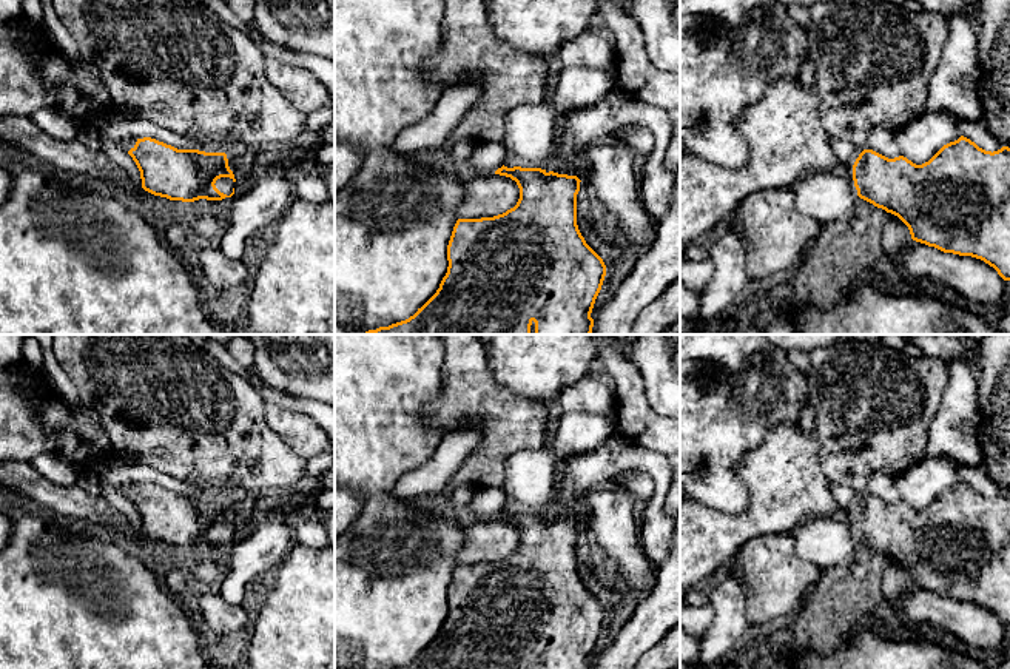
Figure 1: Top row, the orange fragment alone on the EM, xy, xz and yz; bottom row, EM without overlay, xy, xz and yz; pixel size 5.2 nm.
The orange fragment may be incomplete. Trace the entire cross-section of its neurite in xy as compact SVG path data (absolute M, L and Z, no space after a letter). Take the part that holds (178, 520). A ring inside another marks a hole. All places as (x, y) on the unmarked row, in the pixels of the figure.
M143 482L137 484L128 499L140 516L142 533L154 541L194 547L199 544L222 546L234 540L234 533L227 541L214 530L221 523L236 527L225 498L177 495Z

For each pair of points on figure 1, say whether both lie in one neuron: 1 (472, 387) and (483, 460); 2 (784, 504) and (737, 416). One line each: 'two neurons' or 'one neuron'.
1: one neuron
2: two neurons

